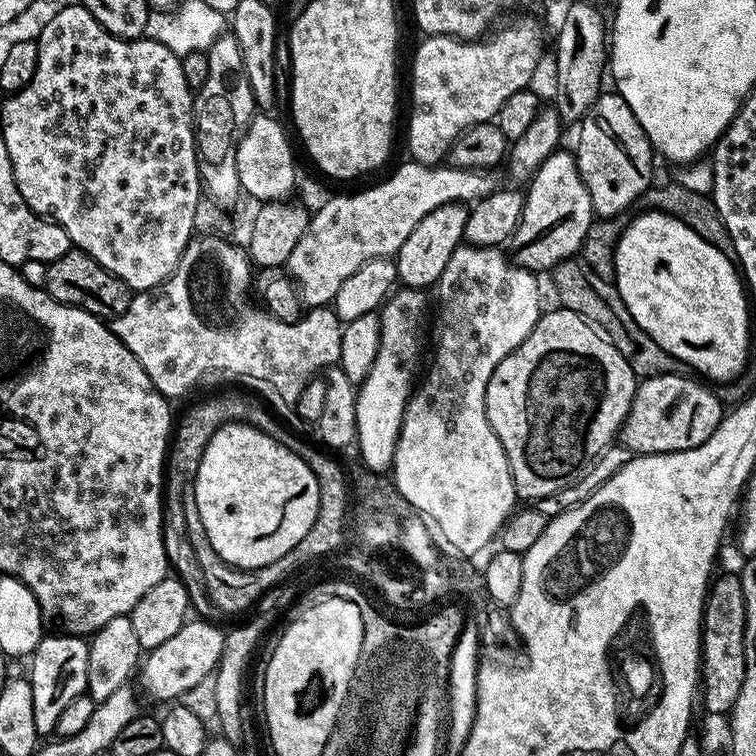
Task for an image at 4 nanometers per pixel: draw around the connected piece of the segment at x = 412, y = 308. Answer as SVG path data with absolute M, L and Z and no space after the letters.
M401 287L393 291L379 309L380 341L378 342L378 358L374 358L374 366L370 366L370 374L366 374L364 381L358 385L356 393L356 417L358 418L358 430L356 431L355 447L360 448L359 459L365 468L371 472L387 473L392 467L392 459L396 453L396 443L402 430L404 411L408 405L408 399L414 391L414 379L416 363L420 360L420 323L424 320L424 311L429 311L430 304L424 301L425 293L419 288Z

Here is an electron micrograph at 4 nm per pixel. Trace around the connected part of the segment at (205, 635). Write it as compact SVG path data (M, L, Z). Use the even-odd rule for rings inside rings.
M189 619L167 642L162 646L151 649L143 657L138 669L139 687L152 700L179 701L182 694L198 685L198 682L211 672L215 672L217 664L223 657L225 633L219 632L212 624L204 620Z

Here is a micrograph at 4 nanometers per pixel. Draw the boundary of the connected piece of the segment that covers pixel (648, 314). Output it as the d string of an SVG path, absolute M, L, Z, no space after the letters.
M644 210L620 233L614 253L614 287L623 311L658 347L676 360L689 364L693 373L712 380L732 380L748 364L748 303L746 285L733 257L722 254L690 226L664 212Z

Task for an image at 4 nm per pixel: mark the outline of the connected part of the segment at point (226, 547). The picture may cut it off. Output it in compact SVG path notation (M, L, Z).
M229 422L213 431L196 471L195 486L196 505L206 536L221 559L236 570L253 570L278 562L282 554L290 554L310 534L310 526L318 518L320 487L314 470L298 453L251 424Z

